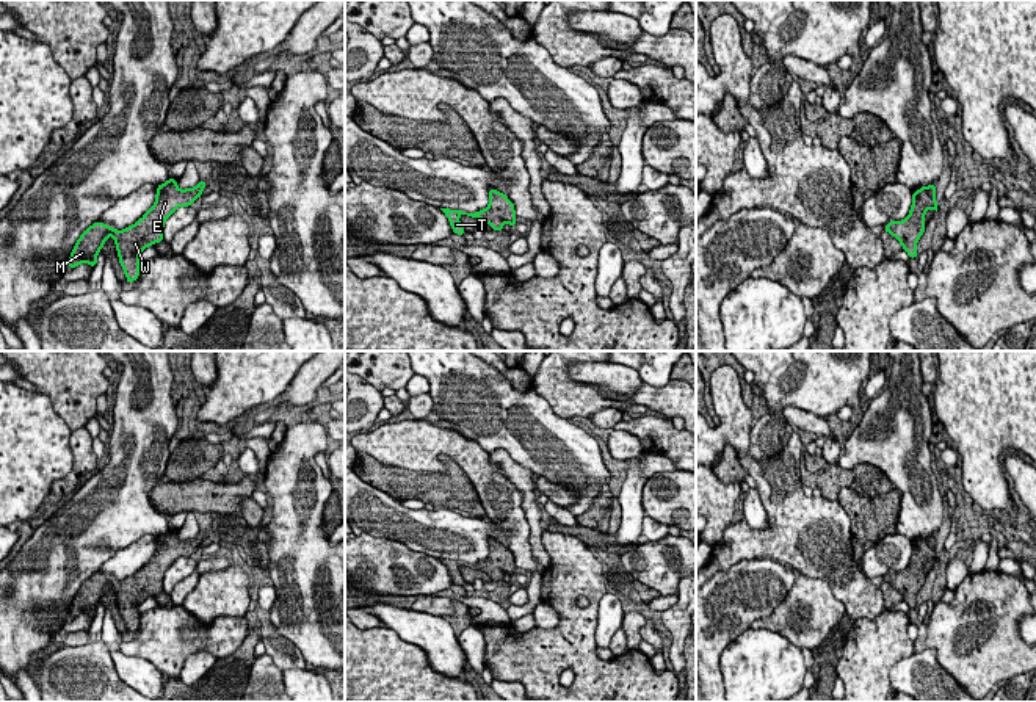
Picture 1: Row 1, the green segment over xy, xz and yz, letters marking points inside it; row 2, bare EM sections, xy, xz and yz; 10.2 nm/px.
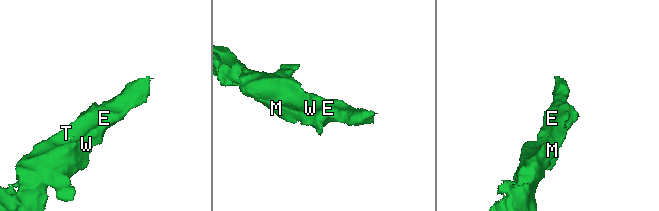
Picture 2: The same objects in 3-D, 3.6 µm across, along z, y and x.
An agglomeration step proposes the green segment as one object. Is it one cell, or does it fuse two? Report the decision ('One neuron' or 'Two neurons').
One neuron

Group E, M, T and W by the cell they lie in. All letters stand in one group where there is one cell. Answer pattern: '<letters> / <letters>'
E M T W

